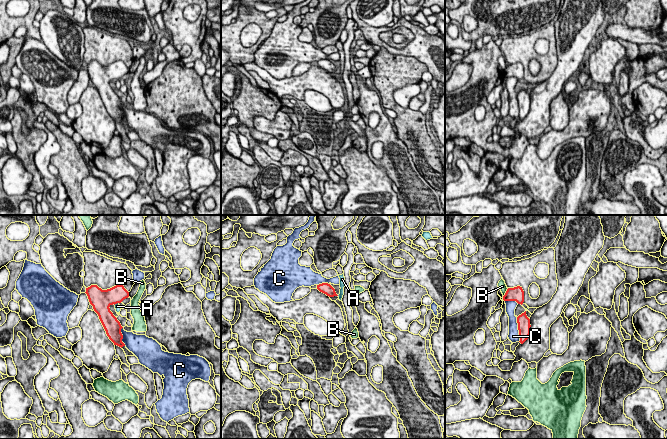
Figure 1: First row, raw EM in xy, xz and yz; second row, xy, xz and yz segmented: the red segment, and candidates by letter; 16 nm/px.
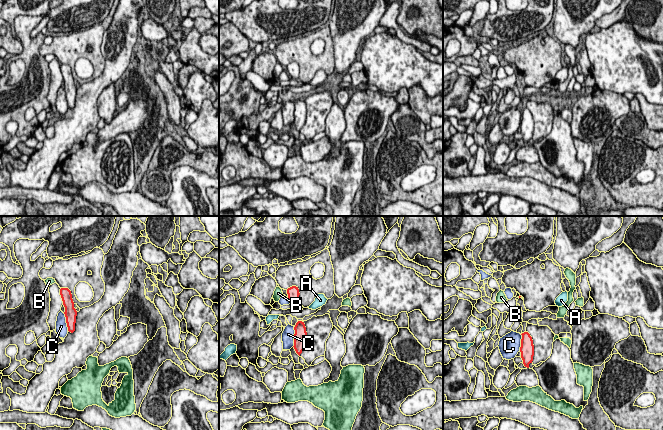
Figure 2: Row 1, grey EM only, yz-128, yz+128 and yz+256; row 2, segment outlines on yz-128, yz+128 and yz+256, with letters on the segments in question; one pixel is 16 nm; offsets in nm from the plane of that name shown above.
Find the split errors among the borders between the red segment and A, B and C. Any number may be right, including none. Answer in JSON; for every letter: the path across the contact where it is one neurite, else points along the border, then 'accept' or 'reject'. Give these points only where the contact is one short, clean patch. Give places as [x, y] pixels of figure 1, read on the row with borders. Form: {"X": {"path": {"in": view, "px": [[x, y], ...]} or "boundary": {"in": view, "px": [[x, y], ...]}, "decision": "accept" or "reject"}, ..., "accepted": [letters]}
{"A": {"boundary": {"in": "xy", "px": [[118, 302], [114, 304]]}, "decision": "reject"}, "B": {"decision": "reject"}, "C": {"decision": "reject"}, "accepted": []}

